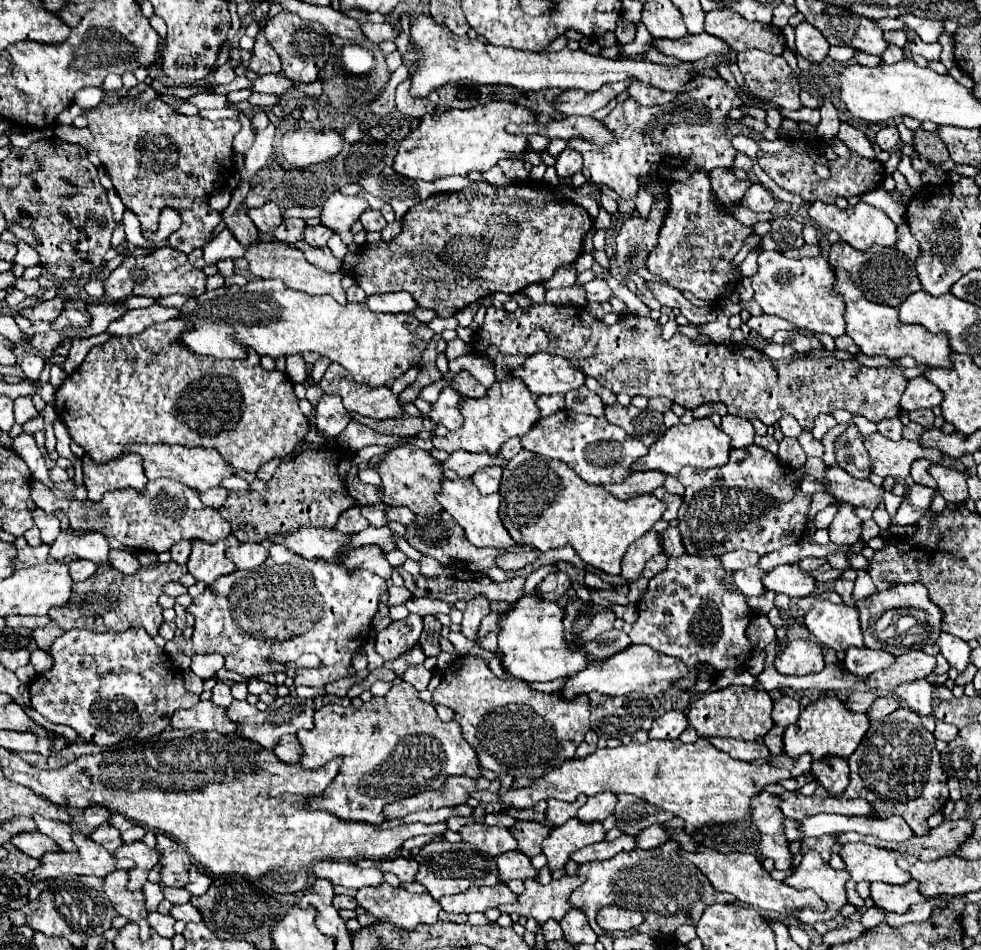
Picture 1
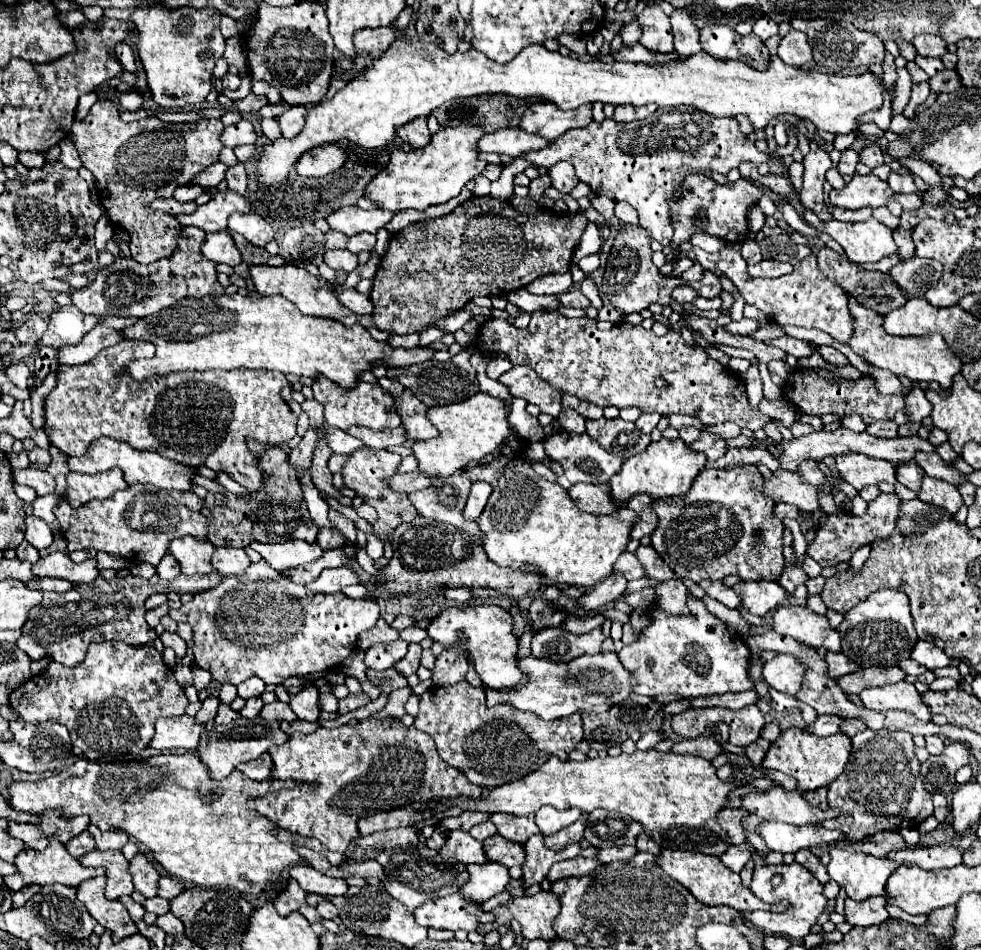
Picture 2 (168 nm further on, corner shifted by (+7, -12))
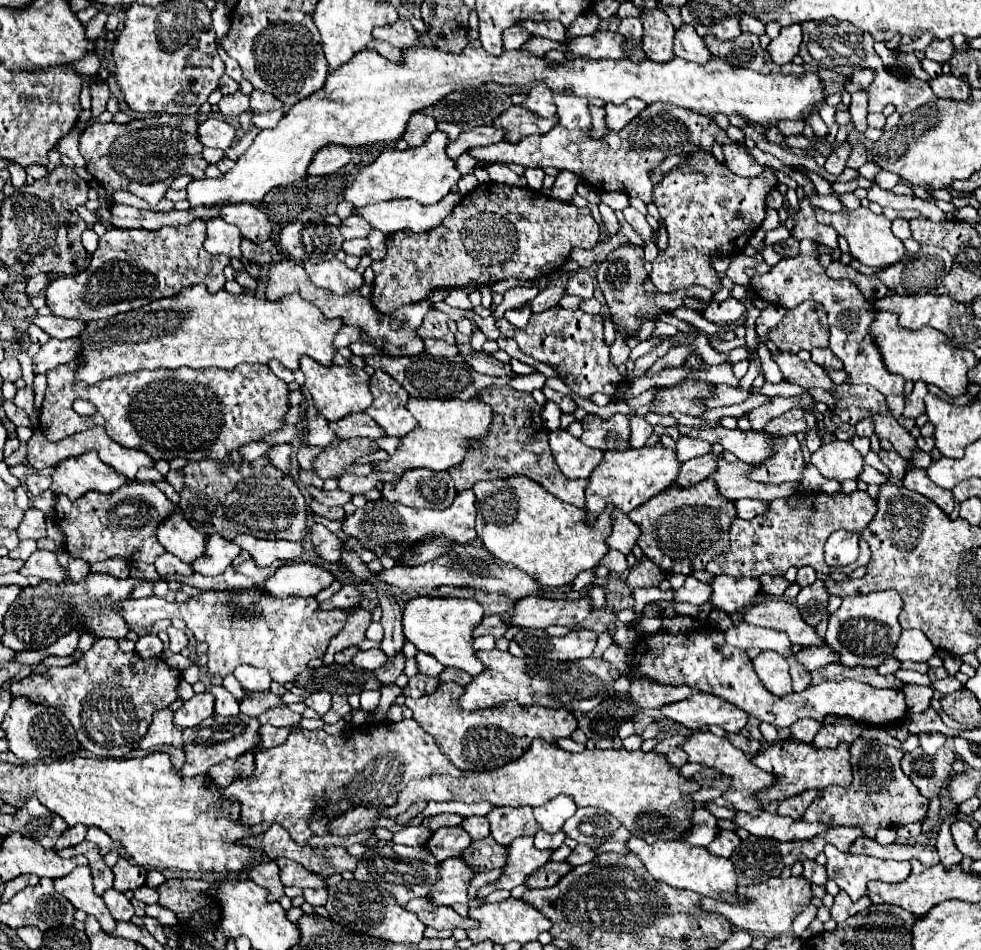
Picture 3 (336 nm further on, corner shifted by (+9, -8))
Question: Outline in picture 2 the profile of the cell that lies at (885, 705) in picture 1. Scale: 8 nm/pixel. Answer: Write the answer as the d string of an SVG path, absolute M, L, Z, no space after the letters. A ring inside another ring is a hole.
M843 719L841 721L841 733L849 735L849 737L853 737L855 733L865 731L865 729L867 729L867 725L861 719Z

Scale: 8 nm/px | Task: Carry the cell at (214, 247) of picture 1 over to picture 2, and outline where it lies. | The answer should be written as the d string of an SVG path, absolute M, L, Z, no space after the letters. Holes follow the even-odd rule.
M215 231L215 233L207 233L205 241L201 245L201 253L215 261L215 263L227 263L231 267L241 263L241 253L237 249L237 245L233 243L229 231Z

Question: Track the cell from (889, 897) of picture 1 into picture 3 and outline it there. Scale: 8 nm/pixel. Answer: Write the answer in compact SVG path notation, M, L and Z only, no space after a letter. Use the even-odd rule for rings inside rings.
M839 891L839 895L835 897L835 905L831 907L831 919L841 923L859 911L865 911L867 907L871 907L871 899L867 895L863 895L859 901L853 903L845 891Z

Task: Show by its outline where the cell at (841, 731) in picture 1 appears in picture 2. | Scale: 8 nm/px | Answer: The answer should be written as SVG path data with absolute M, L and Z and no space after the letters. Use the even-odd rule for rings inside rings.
M787 729L777 737L777 741L771 743L761 767L783 771L785 775L797 779L799 789L815 791L819 787L827 787L831 781L835 781L841 775L841 771L849 761L849 753L851 753L851 739L843 733L821 739L811 735L809 731Z

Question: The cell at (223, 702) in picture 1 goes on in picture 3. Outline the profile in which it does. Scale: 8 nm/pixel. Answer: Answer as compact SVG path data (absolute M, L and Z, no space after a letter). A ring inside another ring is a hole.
M199 693L193 695L189 701L183 703L179 711L175 711L175 725L179 727L195 727L203 719L207 719L213 713L215 699L211 693Z

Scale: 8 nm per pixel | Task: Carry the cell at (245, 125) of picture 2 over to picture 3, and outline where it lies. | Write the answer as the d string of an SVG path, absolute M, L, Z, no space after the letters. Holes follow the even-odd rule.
M209 117L199 125L199 139L205 147L227 149L235 139L235 127L223 117Z

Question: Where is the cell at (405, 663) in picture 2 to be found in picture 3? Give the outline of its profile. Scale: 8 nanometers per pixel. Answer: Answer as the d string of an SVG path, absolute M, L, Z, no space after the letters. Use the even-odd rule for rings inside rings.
M397 653L397 657L393 657L391 661L387 661L383 667L379 667L377 671L375 671L375 675L377 675L377 679L381 681L381 683L393 683L401 673L403 673L403 669L405 669L405 655L403 653Z

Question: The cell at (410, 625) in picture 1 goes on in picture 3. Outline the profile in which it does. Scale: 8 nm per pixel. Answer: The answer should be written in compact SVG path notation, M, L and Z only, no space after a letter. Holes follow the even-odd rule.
M381 649L359 651L359 653L353 657L353 663L355 663L357 667L363 667L363 669L369 669L369 671L375 671L375 669L379 669L381 665L387 663L387 655L385 655L385 651L381 651Z

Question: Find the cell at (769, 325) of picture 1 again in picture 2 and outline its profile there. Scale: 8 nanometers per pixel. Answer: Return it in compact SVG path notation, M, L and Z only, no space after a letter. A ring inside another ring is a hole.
M741 319L741 321L731 321L729 325L725 325L725 329L733 335L749 335L753 333L755 329L759 329L759 323L753 321L753 319Z

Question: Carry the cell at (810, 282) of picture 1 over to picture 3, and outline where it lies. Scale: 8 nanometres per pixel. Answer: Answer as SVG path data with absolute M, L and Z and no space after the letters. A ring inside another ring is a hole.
M803 239L797 257L781 259L775 267L771 267L769 273L751 277L749 285L759 299L783 309L797 307L809 299L821 303L829 317L829 331L831 331L829 347L843 361L843 367L847 369L851 379L849 383L873 385L883 395L903 395L905 379L901 375L889 373L887 367L883 367L879 351L875 351L875 343L871 343L869 337L869 325L873 321L871 305L865 301L865 297L851 281L835 281L825 275L825 267L819 263L819 251L815 241Z

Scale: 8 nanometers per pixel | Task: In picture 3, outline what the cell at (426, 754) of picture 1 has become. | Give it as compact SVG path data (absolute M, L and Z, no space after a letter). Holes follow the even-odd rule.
M403 719L401 723L391 723L391 721L387 721L387 723L377 723L377 725L365 723L365 725L347 729L347 731L343 731L341 735L329 735L329 733L325 733L323 729L309 731L309 729L301 729L301 727L299 727L297 731L293 731L293 733L287 737L287 741L285 741L283 745L277 745L277 747L271 747L271 749L257 751L257 753L255 753L255 771L253 771L253 775L249 775L249 777L239 777L237 781L233 781L233 783L225 789L225 795L227 795L231 801L239 801L239 805L241 805L241 823L243 823L243 825L279 823L281 827L285 827L285 829L289 831L291 839L295 839L299 845L307 845L307 841L315 835L315 833L309 829L309 825L311 825L311 821L315 819L315 813L317 813L317 811L323 811L323 815L325 815L329 821L335 821L339 815L347 813L349 809L355 809L355 807L383 807L383 805L385 805L385 807L391 807L391 805L397 803L397 795L395 795L395 793L399 791L399 787L403 787L403 785L409 783L411 779L431 777L431 775L463 777L463 771L459 771L459 769L457 769L457 767L455 767L455 765L439 751L435 739L433 739L425 729L421 729L419 723L417 723L415 719Z

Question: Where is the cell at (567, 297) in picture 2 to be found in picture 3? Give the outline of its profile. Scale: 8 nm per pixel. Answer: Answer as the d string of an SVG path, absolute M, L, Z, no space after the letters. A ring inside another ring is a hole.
M549 285L549 287L541 289L541 293L531 301L531 309L533 309L533 313L547 311L551 307L557 307L563 297L565 297L565 289L561 285Z

